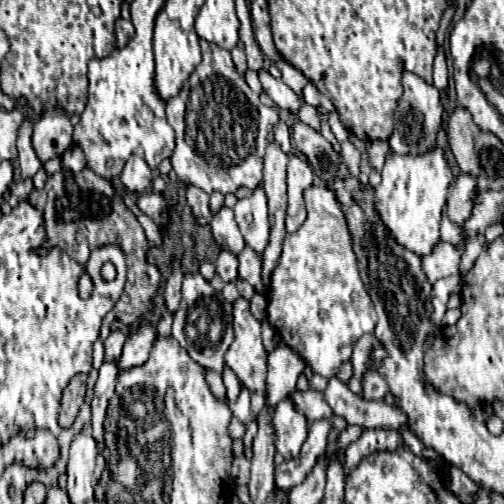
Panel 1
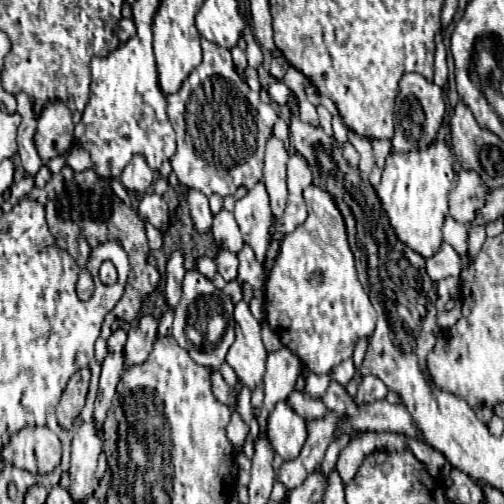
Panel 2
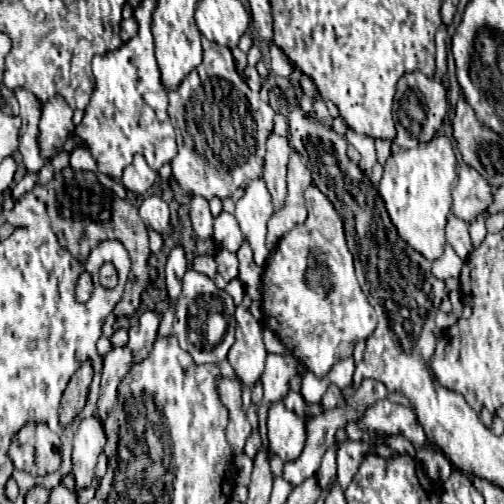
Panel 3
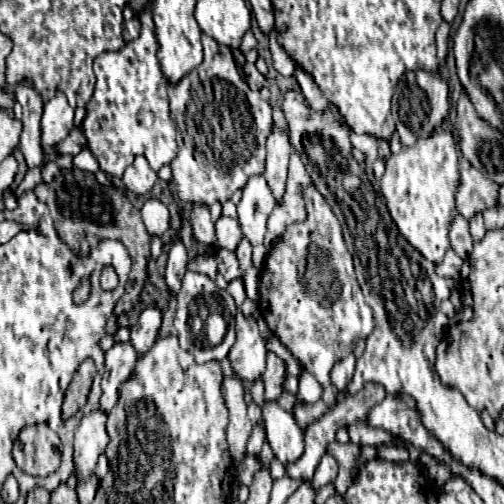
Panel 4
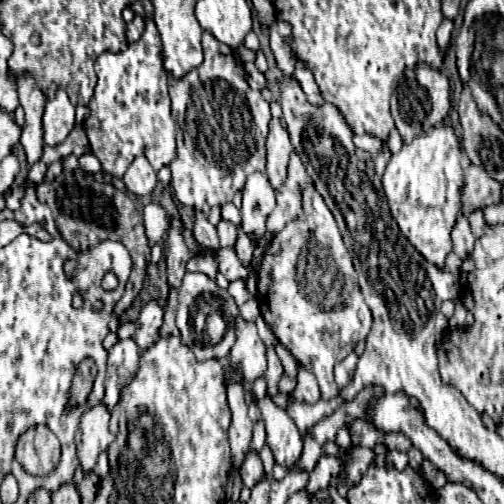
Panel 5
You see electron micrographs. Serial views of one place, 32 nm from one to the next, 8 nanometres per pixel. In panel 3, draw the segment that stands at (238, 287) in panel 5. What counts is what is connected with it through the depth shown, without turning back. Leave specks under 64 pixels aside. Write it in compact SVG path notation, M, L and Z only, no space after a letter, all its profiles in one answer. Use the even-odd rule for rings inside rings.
M232 280L224 290L234 298L234 302L236 302L236 304L240 304L240 302L242 302L242 298L244 298L244 286L242 286L242 282L240 282L240 280Z

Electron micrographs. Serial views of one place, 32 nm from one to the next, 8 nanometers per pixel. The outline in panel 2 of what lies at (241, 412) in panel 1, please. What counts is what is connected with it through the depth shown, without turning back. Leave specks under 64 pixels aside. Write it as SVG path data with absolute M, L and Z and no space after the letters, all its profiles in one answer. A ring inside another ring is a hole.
M242 387L240 389L238 401L234 408L241 415L242 419L249 424L253 415L251 407L251 390L248 387Z

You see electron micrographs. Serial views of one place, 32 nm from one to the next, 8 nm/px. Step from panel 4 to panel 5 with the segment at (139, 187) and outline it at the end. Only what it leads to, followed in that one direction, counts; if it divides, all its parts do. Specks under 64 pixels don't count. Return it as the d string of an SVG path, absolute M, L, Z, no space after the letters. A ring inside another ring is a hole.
M144 156L134 158L134 162L128 166L122 182L126 184L126 188L138 196L148 196L152 194L154 186L156 186L156 172L154 168L148 164L148 160Z

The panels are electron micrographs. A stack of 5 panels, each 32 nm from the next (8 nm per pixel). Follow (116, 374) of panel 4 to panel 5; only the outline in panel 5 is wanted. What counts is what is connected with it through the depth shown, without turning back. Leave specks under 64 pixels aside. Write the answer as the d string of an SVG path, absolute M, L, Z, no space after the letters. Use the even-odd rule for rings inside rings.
M132 338L118 340L108 350L108 370L106 370L106 378L104 378L106 392L102 398L102 404L106 408L116 406L122 386L126 386L136 376L138 360L140 360L140 350Z

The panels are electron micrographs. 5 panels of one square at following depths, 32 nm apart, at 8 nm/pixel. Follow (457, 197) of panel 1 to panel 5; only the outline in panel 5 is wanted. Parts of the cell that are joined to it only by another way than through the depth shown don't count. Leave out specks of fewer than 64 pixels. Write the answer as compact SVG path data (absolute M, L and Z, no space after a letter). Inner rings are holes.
M464 164L464 192L460 194L462 214L468 216L474 210L482 210L486 206L500 202L502 184L492 180L484 168L474 164Z

